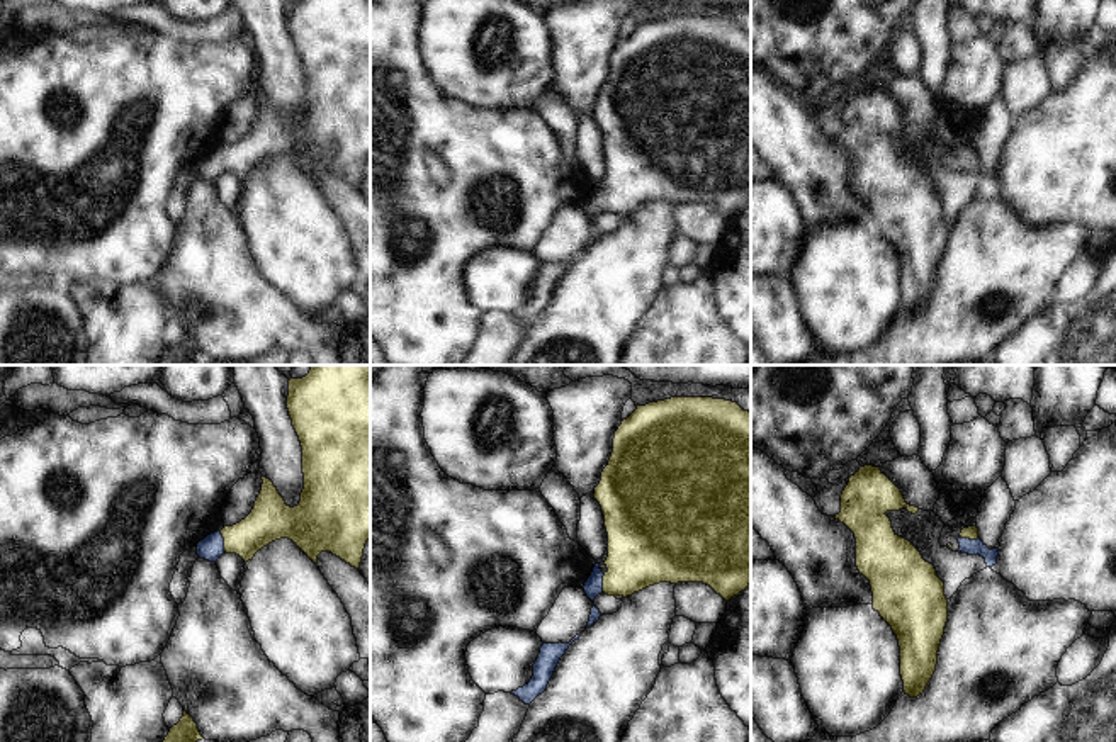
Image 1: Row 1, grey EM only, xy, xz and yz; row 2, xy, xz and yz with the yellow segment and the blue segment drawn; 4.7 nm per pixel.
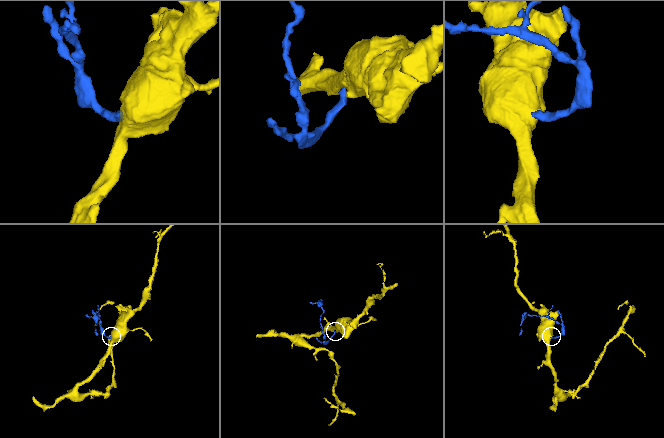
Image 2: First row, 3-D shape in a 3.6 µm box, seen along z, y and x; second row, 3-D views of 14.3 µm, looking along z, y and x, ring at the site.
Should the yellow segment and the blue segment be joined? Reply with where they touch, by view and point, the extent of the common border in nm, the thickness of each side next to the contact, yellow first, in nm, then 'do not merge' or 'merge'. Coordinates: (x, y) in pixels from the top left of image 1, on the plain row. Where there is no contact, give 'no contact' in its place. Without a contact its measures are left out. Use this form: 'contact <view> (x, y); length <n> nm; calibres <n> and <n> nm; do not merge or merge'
contact xy (225, 162); length 110 nm; calibres 200 and 110 nm; merge

